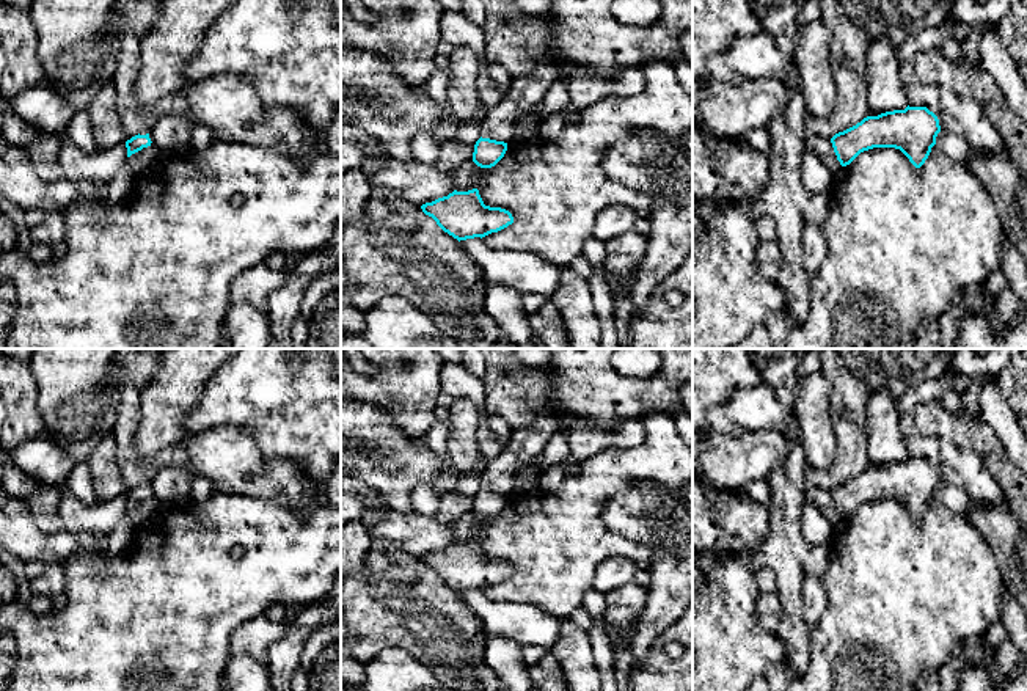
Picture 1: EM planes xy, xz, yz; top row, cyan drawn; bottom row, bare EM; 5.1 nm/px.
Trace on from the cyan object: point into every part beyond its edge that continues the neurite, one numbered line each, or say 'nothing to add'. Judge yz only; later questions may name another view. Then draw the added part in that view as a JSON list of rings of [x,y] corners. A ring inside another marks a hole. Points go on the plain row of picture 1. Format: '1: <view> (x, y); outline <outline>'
1: yz (822, 500); outline [[[812,488],[804,498],[804,504],[815,506],[834,526],[842,520],[828,490]]]

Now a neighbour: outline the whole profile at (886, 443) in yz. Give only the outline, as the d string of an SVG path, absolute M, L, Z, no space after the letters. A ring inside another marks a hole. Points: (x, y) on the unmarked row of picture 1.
M879 391L868 397L865 429L868 468L905 462L909 457L906 437L901 432L898 400L887 391Z

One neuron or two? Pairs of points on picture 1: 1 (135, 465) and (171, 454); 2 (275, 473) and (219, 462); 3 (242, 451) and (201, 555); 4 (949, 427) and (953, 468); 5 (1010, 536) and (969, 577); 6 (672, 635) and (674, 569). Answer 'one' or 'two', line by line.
1: one
2: one
3: two
4: two
5: two
6: two

